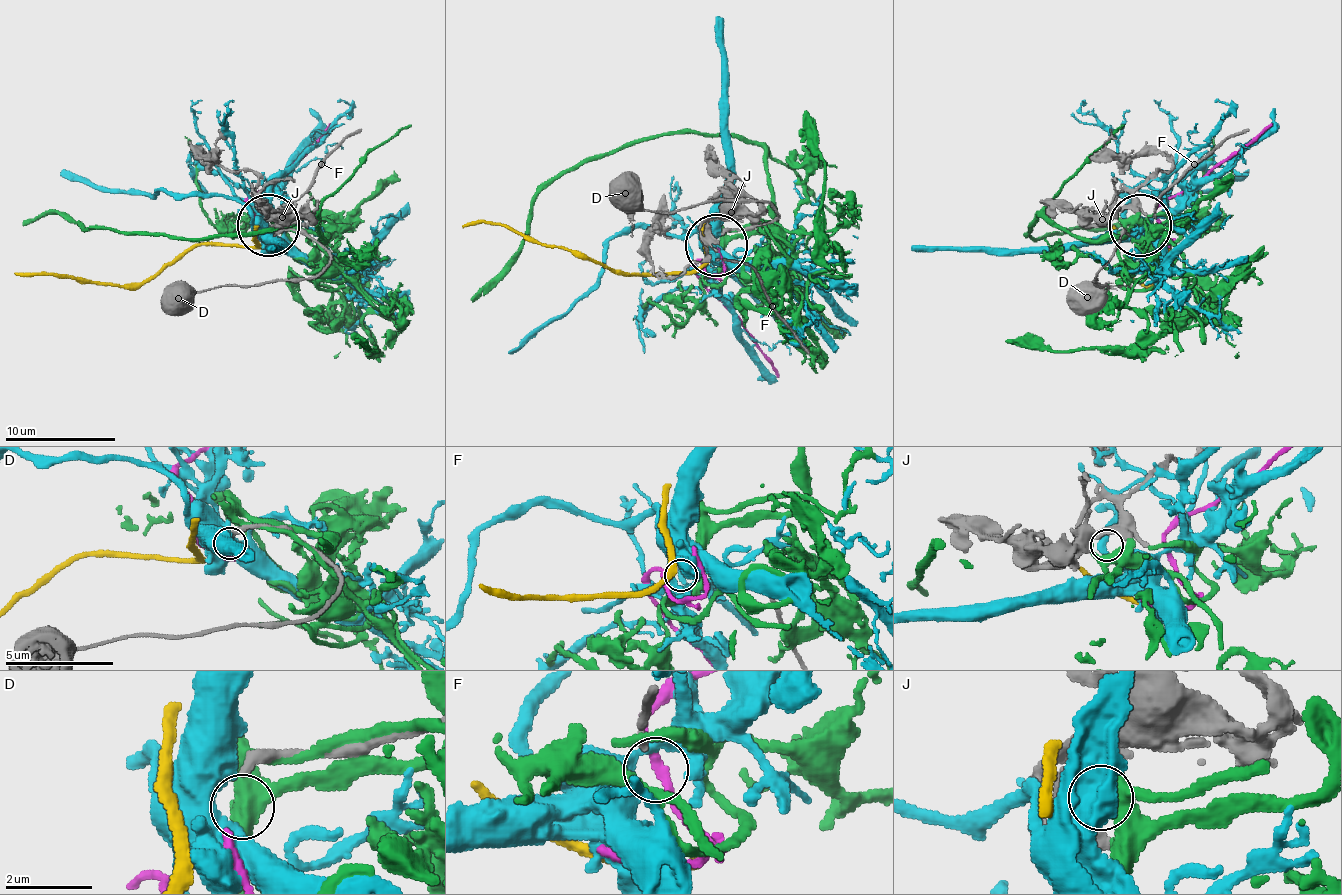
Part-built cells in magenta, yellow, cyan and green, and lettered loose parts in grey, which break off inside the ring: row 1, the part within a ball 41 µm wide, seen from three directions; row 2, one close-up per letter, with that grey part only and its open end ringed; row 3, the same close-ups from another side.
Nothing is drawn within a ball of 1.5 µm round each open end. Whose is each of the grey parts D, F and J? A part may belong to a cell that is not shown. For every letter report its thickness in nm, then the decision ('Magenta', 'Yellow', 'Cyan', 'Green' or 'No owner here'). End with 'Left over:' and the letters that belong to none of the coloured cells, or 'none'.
D: Thickness 260 nm. Magenta
F: Thickness 160 nm. No owner here
J: Thickness 380 nm. Green
Left over: F

